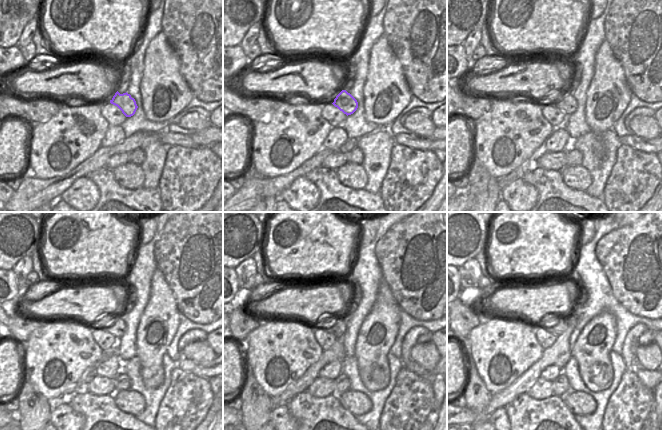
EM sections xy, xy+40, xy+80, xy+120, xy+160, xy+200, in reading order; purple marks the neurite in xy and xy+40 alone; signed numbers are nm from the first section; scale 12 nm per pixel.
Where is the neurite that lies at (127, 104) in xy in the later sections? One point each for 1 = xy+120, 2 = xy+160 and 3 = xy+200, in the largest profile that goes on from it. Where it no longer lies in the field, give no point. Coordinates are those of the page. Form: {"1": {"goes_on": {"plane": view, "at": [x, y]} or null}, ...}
{"1": {"goes_on": {"plane": "xy+120", "at": [117, 327]}}, "2": {"goes_on": {"plane": "xy+160", "at": [338, 328]}}, "3": {"goes_on": {"plane": "xy+200", "at": [558, 328]}}}

